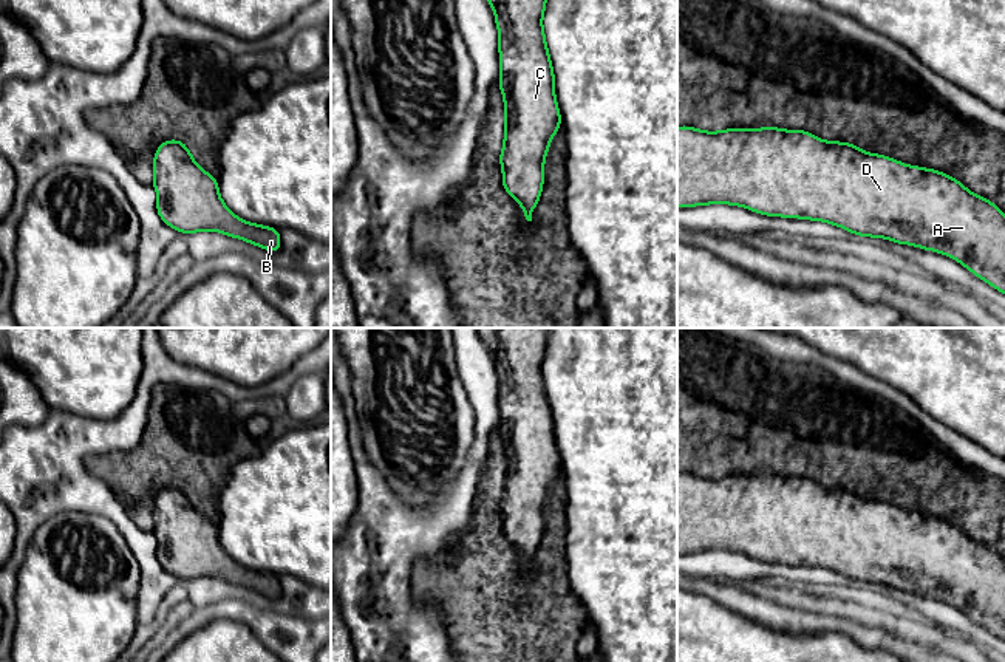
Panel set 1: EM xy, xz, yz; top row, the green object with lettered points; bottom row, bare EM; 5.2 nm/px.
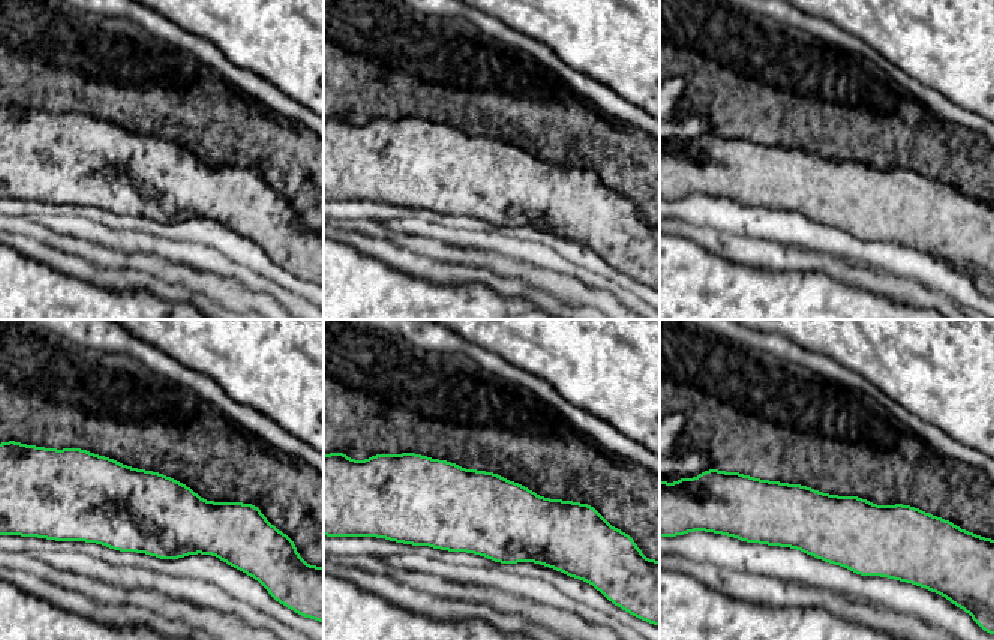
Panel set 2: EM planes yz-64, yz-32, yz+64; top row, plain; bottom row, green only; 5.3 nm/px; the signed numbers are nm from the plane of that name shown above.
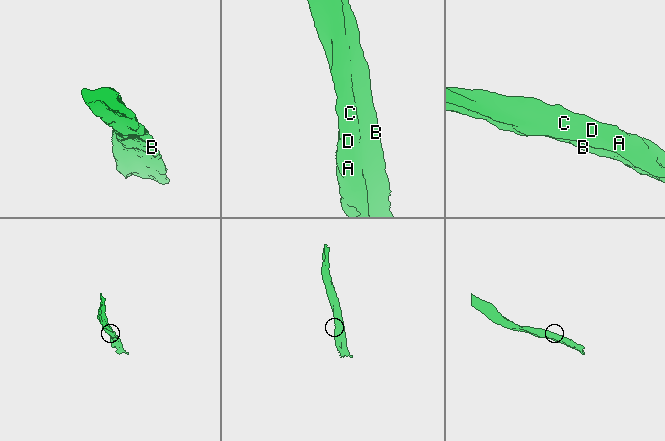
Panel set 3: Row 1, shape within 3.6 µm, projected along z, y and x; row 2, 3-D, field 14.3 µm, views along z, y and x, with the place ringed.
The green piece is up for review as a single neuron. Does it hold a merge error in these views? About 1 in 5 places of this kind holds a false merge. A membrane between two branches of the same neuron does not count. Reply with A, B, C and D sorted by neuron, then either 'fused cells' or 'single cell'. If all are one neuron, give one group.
A B C D; single cell

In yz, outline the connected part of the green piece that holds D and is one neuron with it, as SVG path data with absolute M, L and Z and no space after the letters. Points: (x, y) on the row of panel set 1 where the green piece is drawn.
M677 127L677 207L733 204L761 215L824 221L860 237L878 237L900 244L935 251L954 258L980 280L1005 294L1005 213L969 192L956 178L934 169L906 166L867 153L853 142L821 141L806 130L728 128L704 131Z

